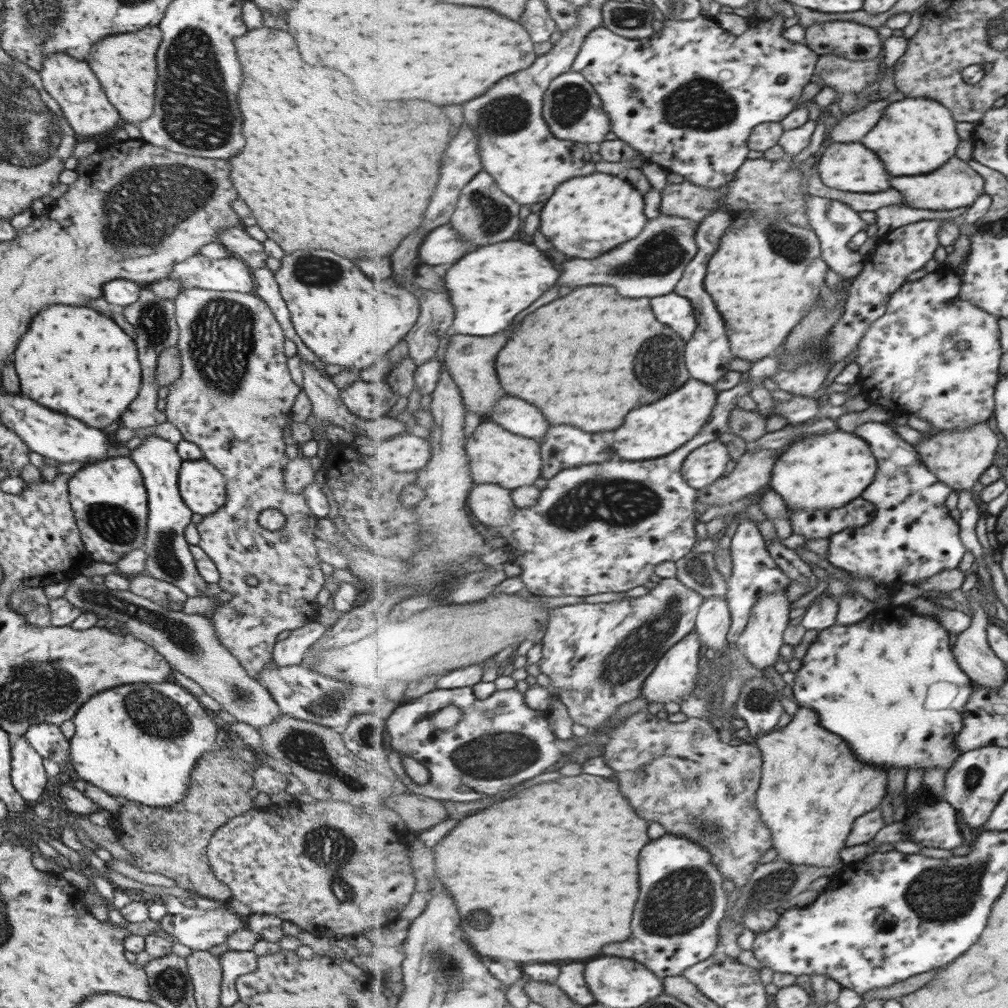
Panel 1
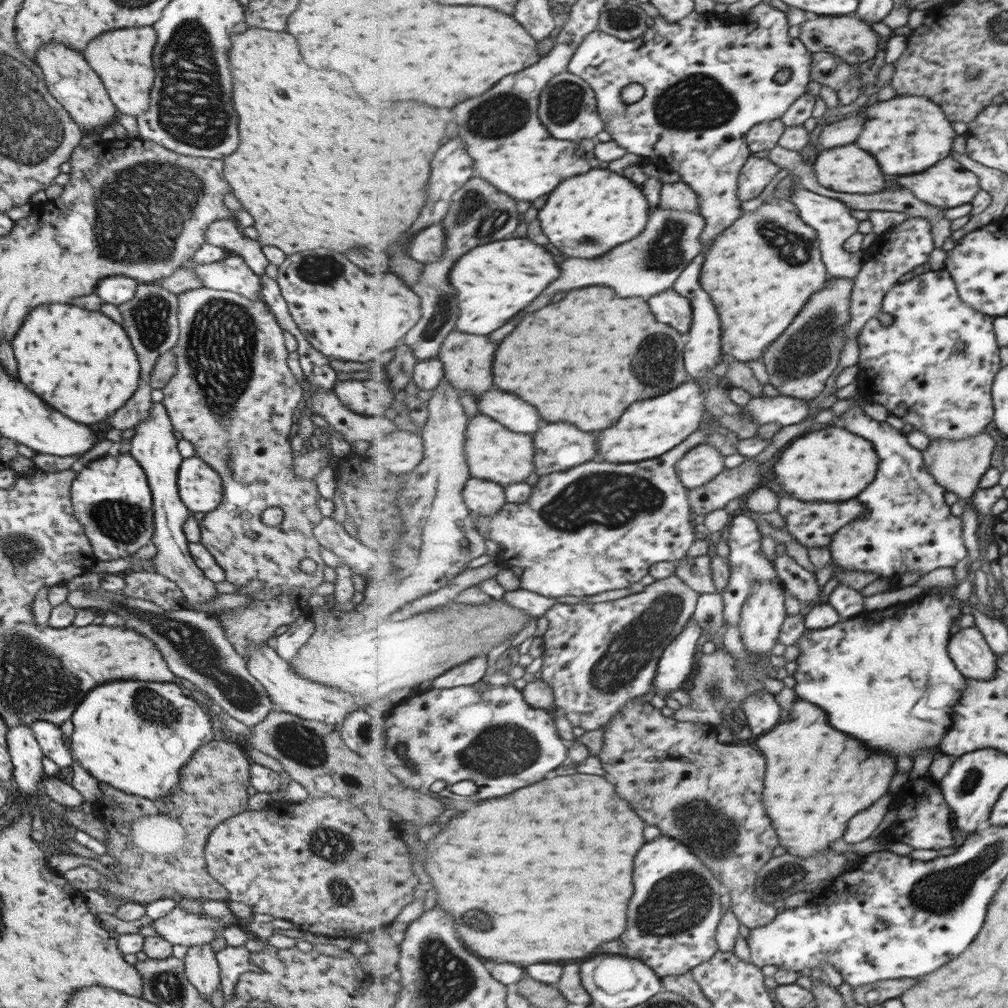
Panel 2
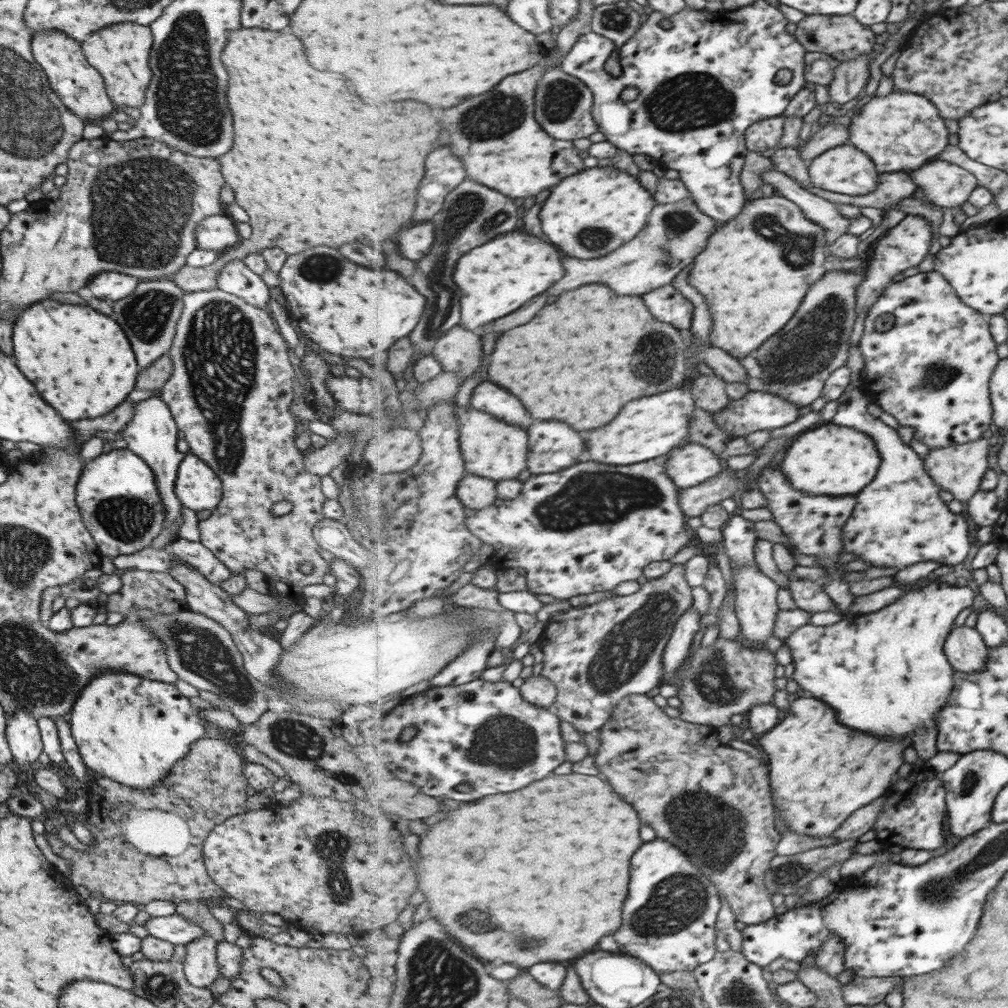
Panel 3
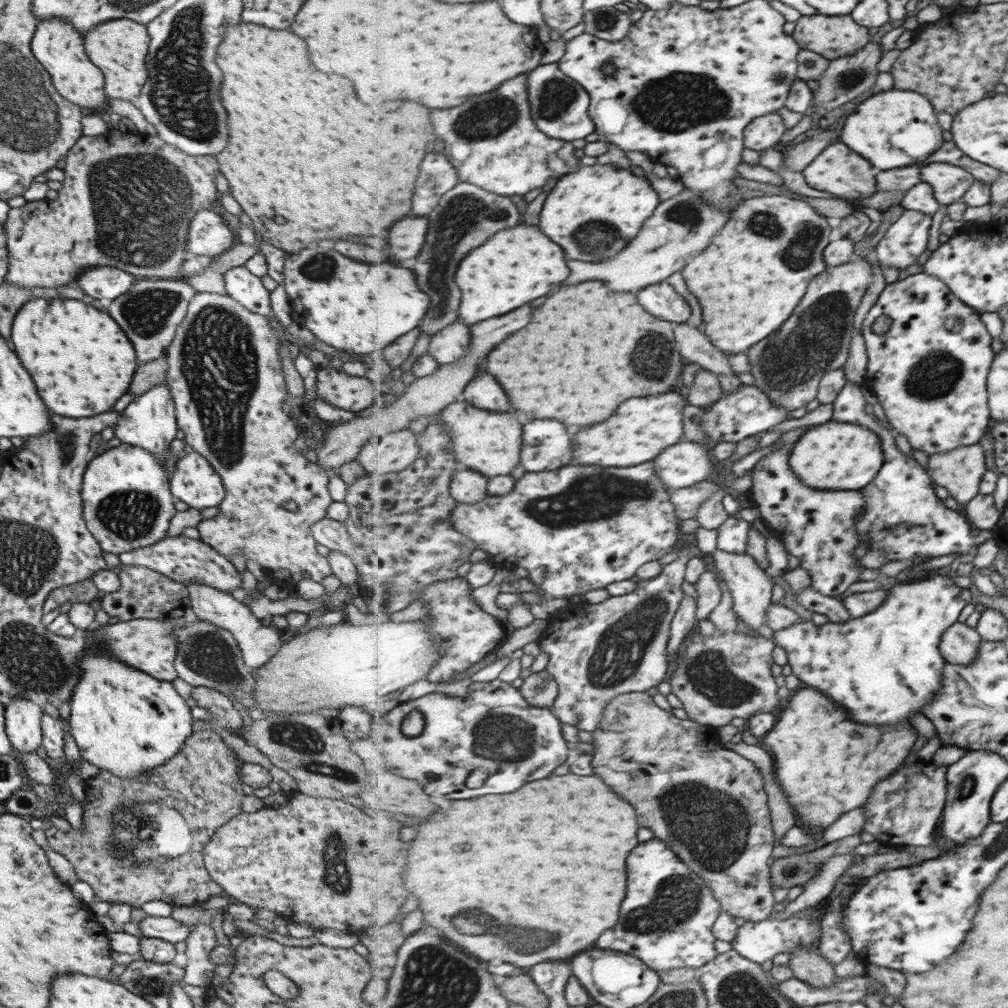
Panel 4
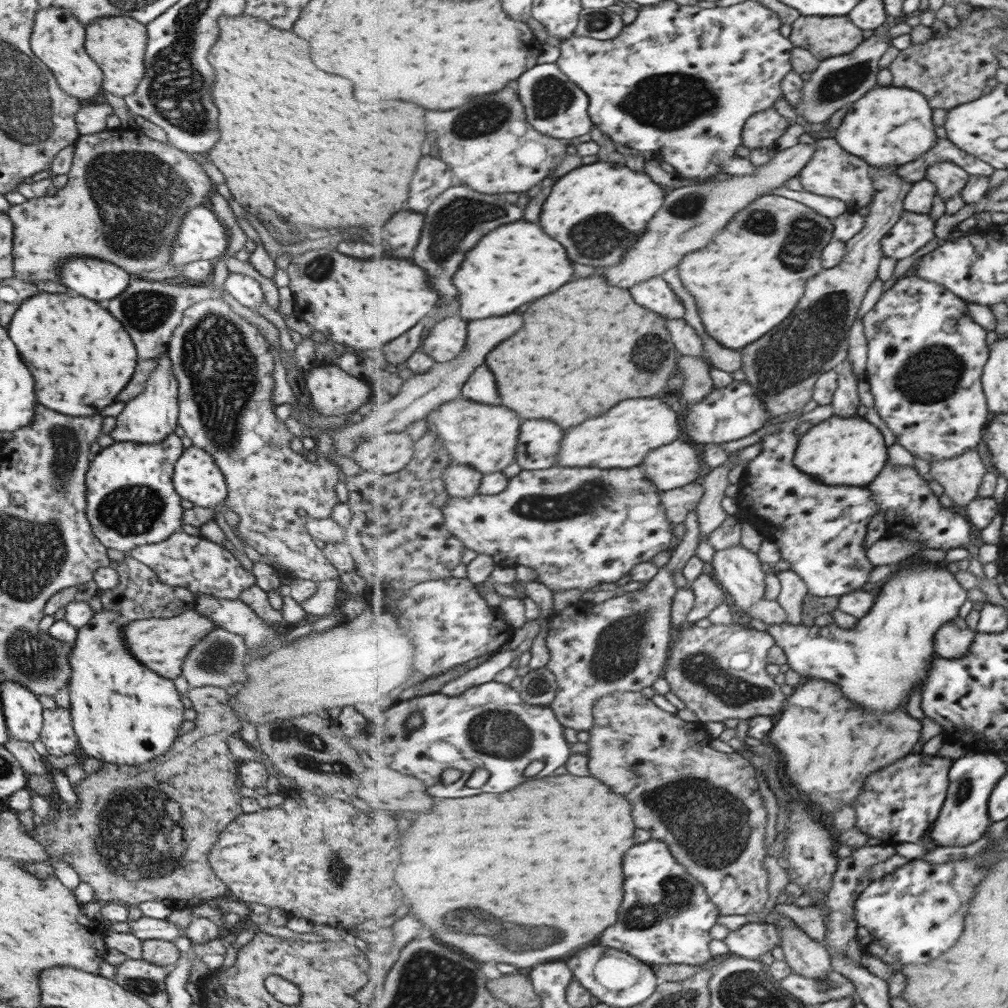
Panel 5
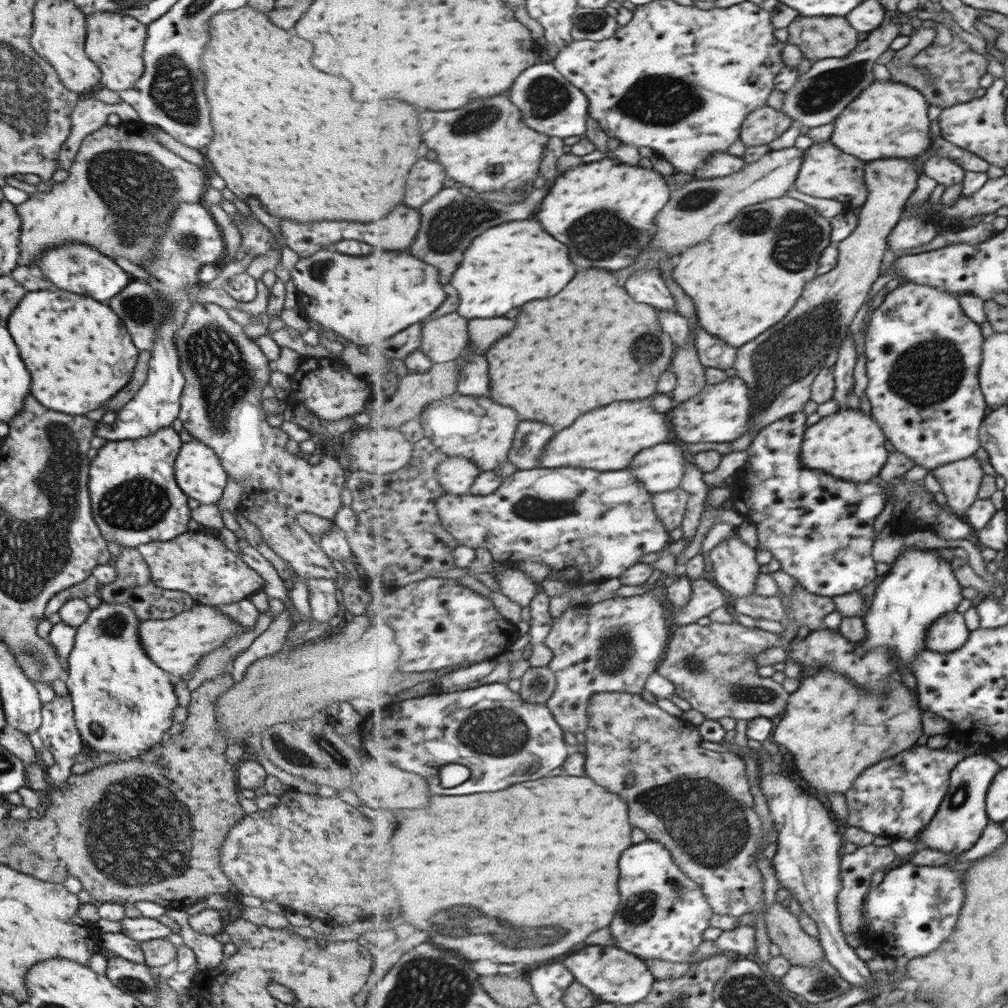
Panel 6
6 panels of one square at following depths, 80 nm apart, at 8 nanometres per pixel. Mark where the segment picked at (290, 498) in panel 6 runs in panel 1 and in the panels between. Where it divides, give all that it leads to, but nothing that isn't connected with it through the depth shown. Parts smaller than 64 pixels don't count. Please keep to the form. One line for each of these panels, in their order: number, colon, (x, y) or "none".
1: (233, 396)
2: (232, 396)
3: (229, 391)
4: (223, 371)
5: (221, 364)

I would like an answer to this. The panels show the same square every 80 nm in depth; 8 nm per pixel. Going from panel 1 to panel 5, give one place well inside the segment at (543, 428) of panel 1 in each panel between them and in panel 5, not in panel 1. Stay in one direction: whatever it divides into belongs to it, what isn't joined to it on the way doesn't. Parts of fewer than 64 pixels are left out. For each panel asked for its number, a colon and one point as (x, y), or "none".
2: (516, 414)
3: (486, 396)
4: (483, 391)
5: (481, 387)

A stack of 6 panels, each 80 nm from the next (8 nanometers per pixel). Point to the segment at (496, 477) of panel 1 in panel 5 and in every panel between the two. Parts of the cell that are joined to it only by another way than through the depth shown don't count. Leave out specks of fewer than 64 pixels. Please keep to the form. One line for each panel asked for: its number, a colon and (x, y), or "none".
2: (495, 453)
3: (493, 448)
4: (489, 442)
5: (486, 437)

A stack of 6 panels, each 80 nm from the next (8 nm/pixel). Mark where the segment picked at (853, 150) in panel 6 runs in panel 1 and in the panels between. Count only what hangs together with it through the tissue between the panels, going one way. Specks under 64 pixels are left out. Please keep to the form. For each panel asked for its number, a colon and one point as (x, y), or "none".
1: (915, 136)
2: (907, 133)
3: (903, 131)
4: (892, 129)
5: (893, 125)

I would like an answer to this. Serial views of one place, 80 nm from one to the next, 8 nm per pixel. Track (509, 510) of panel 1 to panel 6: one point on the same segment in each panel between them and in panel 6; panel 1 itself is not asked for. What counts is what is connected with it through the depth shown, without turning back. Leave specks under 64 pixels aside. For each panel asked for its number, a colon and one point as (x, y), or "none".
2: (485, 498)
3: (476, 492)
4: (468, 486)
5: (462, 480)
6: (457, 475)

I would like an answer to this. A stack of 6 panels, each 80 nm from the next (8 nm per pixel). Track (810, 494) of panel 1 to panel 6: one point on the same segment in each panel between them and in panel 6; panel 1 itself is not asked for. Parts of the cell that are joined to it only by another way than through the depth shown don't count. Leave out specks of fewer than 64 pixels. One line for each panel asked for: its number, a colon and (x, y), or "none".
2: (827, 463)
3: (829, 459)
4: (843, 456)
5: (838, 450)
6: (852, 445)

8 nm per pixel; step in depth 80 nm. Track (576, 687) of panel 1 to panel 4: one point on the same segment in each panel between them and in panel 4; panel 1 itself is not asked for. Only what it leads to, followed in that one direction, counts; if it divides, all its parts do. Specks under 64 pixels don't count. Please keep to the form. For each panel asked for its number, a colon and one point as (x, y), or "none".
2: (598, 656)
3: (597, 655)
4: (596, 652)

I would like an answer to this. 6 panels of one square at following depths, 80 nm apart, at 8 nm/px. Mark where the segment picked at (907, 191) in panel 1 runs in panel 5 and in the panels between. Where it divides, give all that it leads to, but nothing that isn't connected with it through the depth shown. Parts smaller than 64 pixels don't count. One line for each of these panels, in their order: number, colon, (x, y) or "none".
2: (947, 185)
3: (947, 185)
4: (950, 183)
5: (950, 178)

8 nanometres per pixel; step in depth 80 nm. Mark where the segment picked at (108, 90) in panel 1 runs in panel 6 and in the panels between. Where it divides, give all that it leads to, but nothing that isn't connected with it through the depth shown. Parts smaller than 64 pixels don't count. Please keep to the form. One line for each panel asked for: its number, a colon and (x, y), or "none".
2: (121, 58)
3: (119, 52)
4: (117, 47)
5: (116, 45)
6: (114, 42)

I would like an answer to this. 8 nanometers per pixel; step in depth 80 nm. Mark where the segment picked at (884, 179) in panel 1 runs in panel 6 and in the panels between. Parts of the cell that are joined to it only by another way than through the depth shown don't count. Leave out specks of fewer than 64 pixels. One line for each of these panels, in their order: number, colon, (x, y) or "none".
2: (848, 168)
3: (846, 170)
4: (838, 170)
5: (832, 172)
6: (827, 172)

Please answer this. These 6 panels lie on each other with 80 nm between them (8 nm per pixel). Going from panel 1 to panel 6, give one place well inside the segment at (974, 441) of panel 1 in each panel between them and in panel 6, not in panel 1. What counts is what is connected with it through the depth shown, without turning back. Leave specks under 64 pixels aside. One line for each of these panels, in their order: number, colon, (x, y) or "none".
2: (959, 465)
3: (960, 469)
4: (961, 472)
5: (962, 476)
6: (960, 481)

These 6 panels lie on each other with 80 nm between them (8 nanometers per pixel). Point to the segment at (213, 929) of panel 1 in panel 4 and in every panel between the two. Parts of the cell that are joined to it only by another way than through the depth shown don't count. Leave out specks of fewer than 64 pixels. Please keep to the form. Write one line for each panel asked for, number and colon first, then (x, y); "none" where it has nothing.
2: (178, 927)
3: (174, 929)
4: (165, 928)

